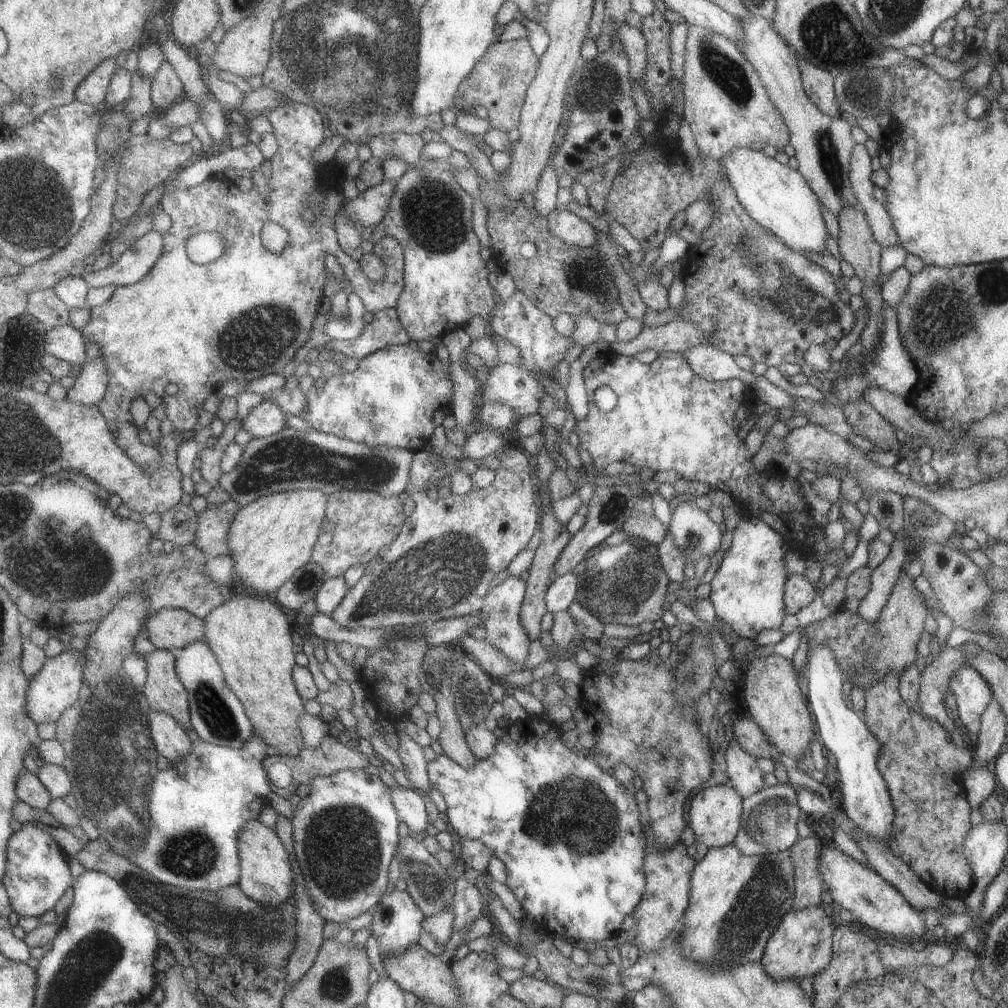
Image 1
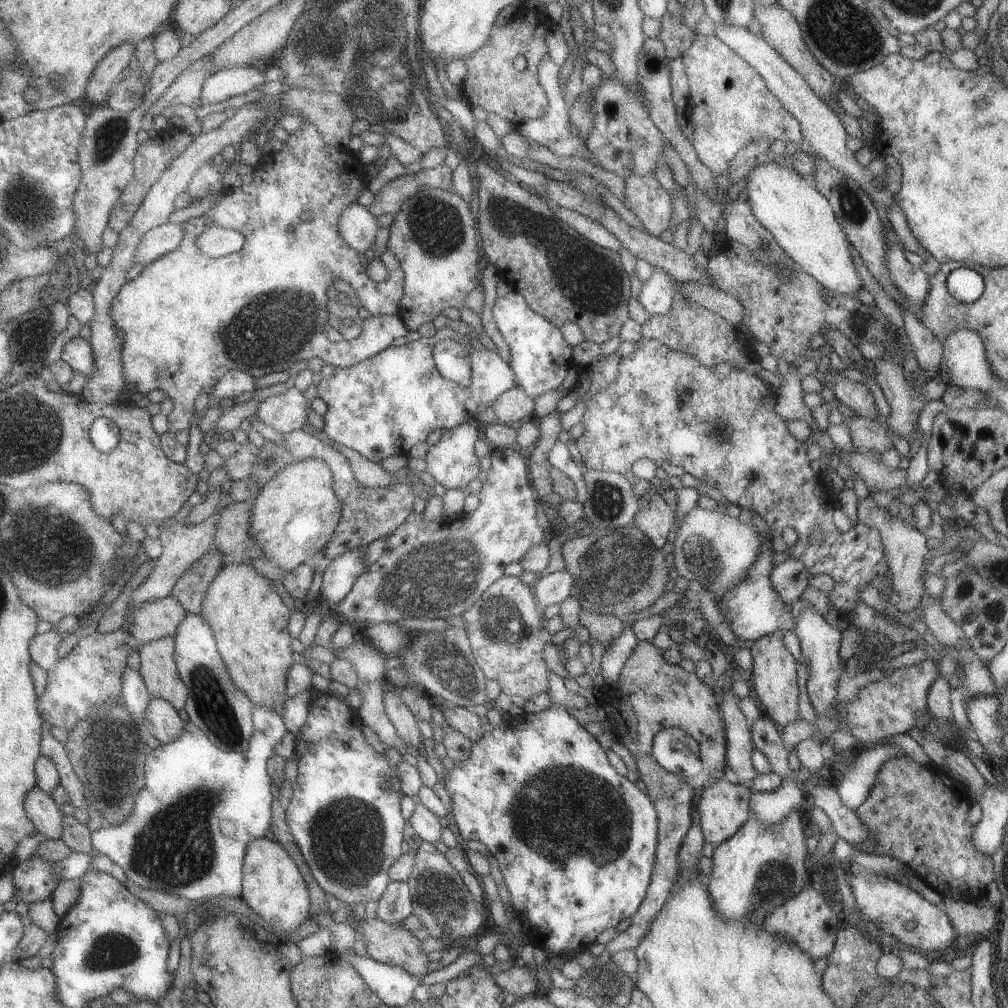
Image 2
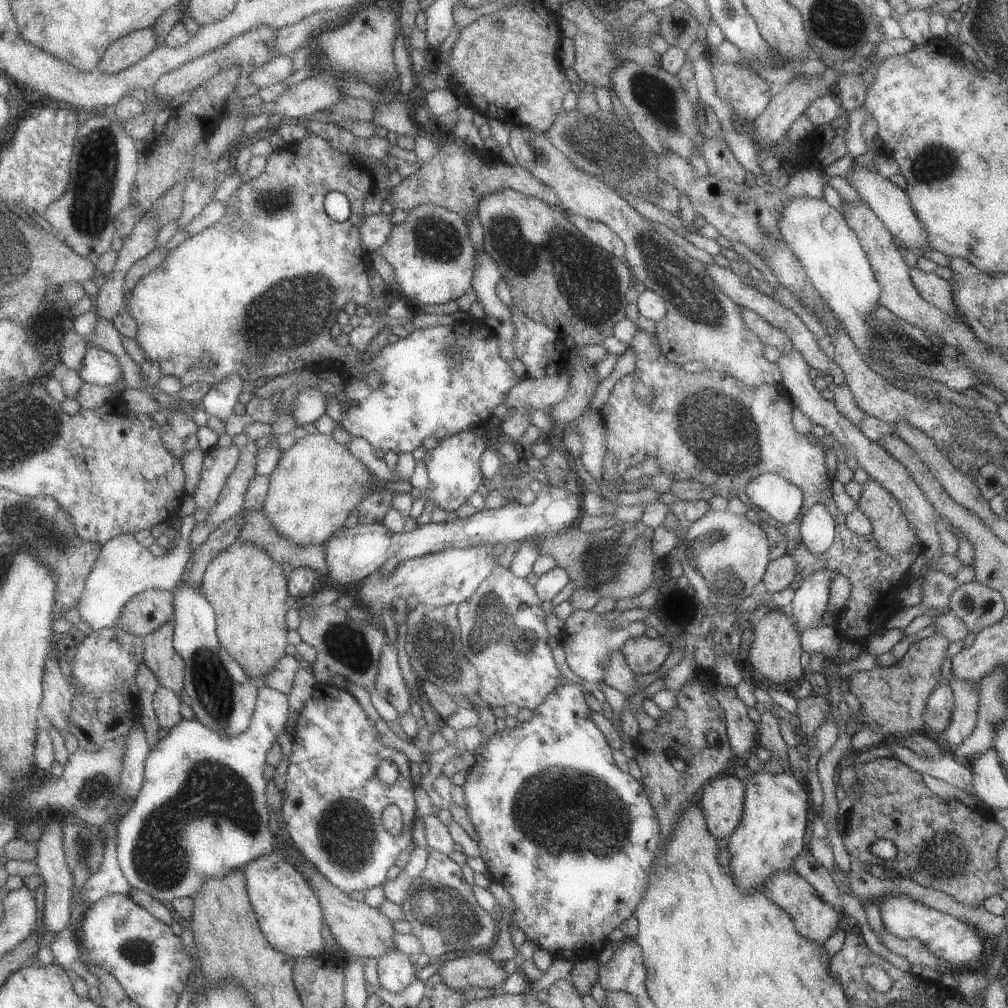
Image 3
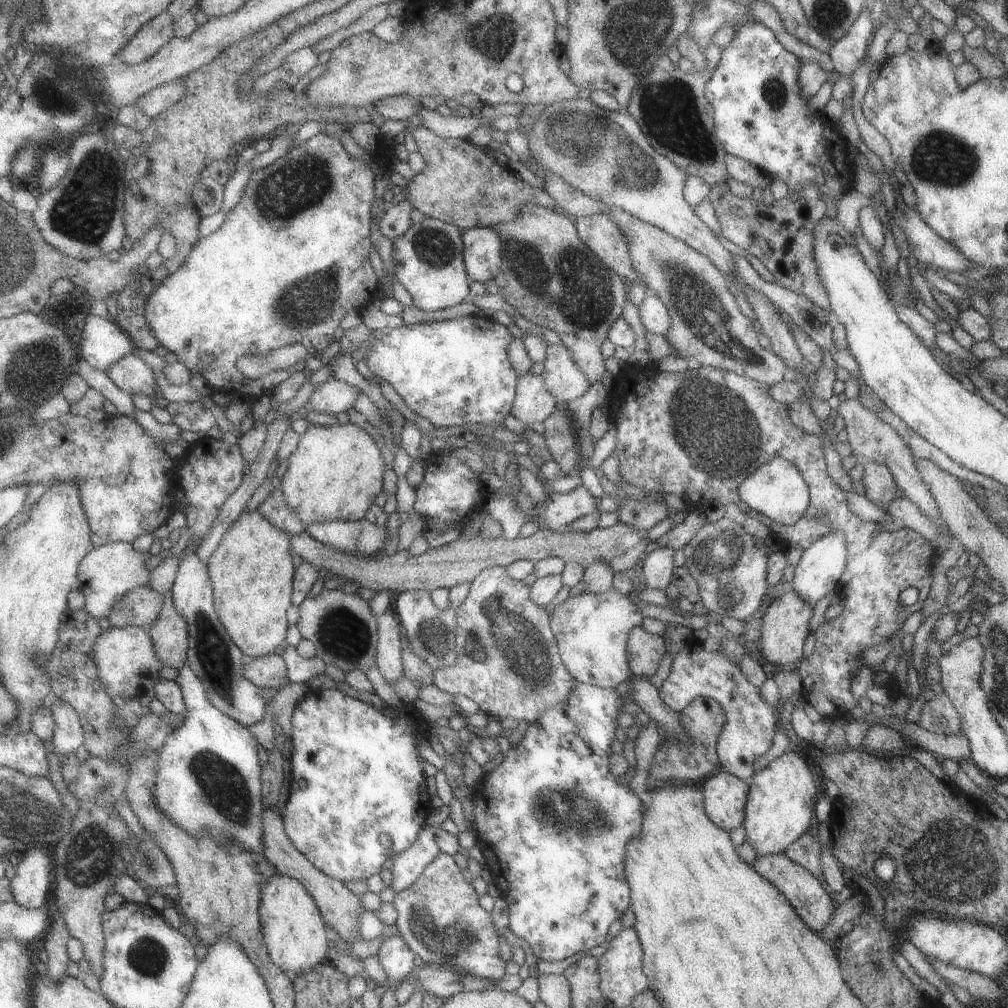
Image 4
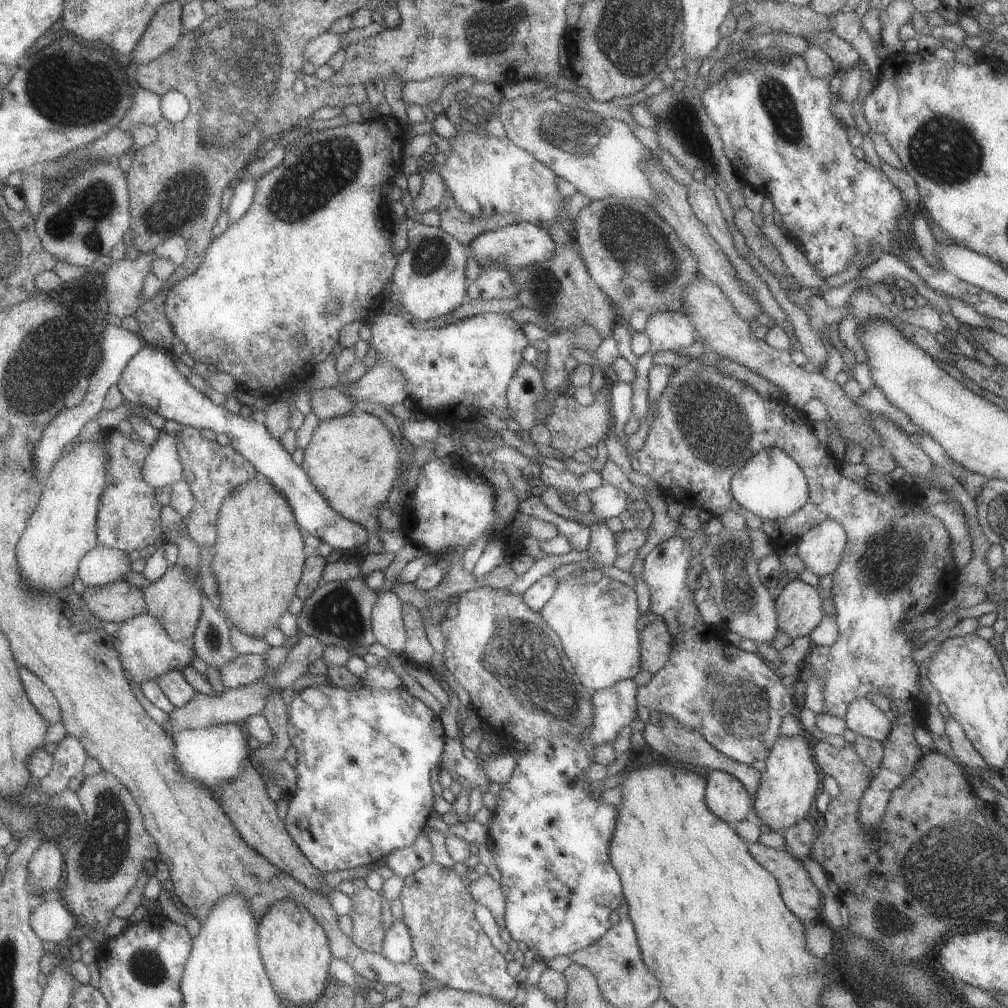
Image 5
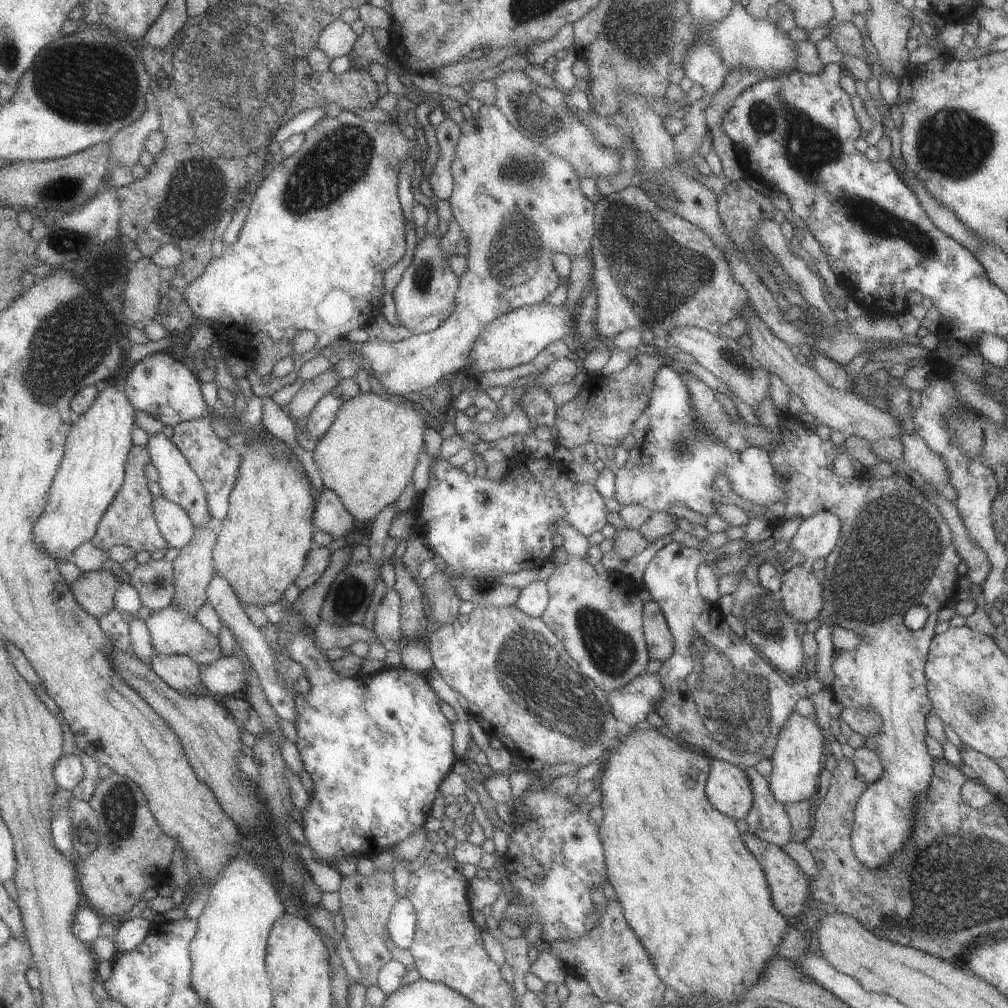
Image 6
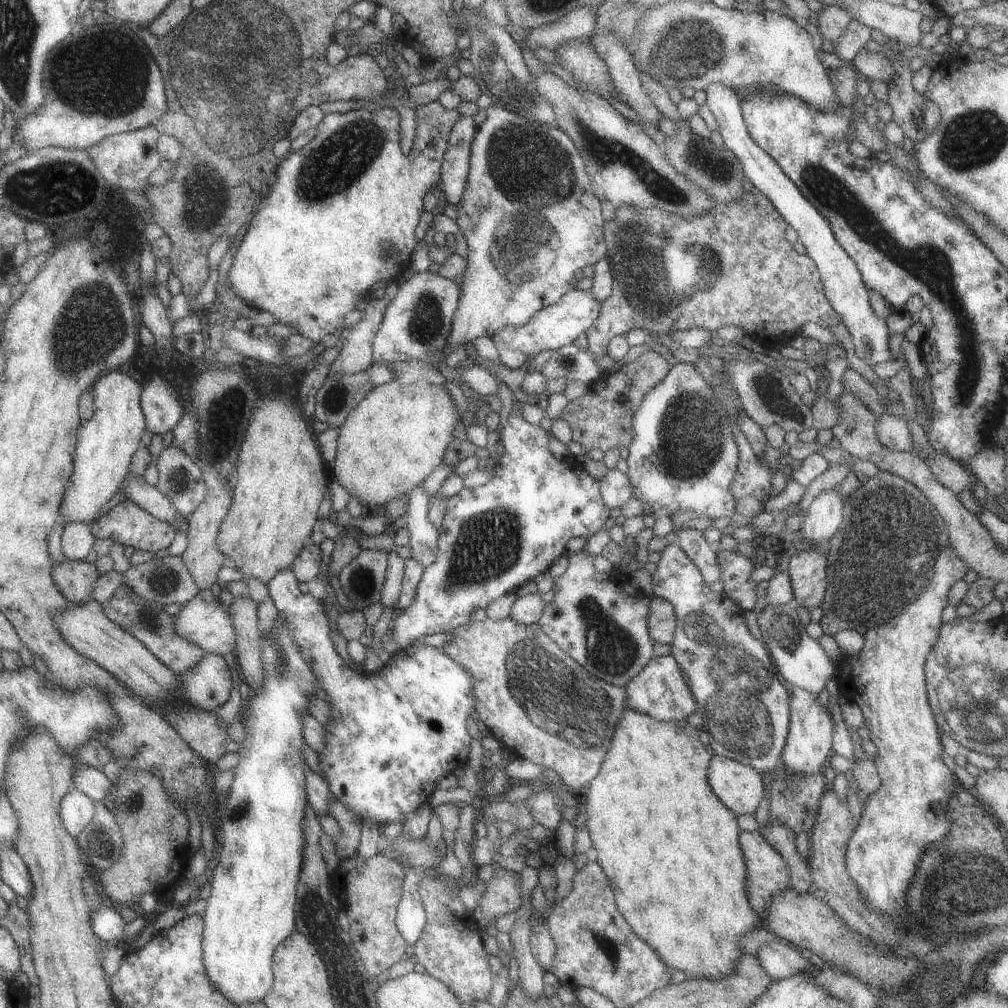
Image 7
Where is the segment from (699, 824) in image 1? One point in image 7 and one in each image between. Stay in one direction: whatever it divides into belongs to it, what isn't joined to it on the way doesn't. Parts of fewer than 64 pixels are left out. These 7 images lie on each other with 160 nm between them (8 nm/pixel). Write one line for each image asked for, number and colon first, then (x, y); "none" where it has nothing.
2: (722, 808)
3: (721, 803)
4: (724, 796)
5: (725, 797)
6: (727, 788)
7: (739, 787)

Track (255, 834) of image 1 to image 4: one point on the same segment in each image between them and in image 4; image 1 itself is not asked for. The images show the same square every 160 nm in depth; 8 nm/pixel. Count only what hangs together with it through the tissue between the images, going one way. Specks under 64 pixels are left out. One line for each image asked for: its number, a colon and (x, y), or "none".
2: (272, 887)
3: (287, 911)
4: (294, 933)

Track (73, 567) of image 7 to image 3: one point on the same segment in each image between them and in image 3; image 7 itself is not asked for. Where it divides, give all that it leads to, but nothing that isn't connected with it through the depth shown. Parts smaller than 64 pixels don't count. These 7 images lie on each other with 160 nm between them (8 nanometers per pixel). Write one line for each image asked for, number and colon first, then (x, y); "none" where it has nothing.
3: (146, 611)
4: (139, 607)
5: (119, 601)
6: (94, 591)

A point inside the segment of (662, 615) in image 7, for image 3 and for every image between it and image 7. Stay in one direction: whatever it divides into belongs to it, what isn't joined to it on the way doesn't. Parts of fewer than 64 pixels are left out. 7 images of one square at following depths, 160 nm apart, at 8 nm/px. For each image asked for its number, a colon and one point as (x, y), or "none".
3: (643, 655)
4: (644, 651)
5: (655, 643)
6: (659, 641)

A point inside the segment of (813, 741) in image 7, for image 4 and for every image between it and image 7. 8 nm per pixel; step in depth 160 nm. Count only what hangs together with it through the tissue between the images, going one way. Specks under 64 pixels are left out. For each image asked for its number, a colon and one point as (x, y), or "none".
4: (779, 805)
5: (786, 790)
6: (797, 759)

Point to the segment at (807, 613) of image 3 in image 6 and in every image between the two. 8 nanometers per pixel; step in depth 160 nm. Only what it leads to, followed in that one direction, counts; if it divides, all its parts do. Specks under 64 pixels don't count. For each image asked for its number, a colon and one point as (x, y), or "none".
4: (819, 569)
5: (820, 548)
6: (816, 535)

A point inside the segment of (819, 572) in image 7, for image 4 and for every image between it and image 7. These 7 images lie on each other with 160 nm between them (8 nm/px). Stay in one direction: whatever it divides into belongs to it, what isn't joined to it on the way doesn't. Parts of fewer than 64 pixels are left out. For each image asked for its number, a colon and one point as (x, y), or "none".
4: (783, 627)
5: (798, 609)
6: (800, 593)

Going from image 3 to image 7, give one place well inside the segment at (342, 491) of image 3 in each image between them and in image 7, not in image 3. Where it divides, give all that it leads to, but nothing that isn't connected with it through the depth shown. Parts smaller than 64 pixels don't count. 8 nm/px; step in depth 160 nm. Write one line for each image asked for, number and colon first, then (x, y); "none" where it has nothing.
4: (335, 472)
5: (350, 460)
6: (366, 457)
7: (396, 435)

